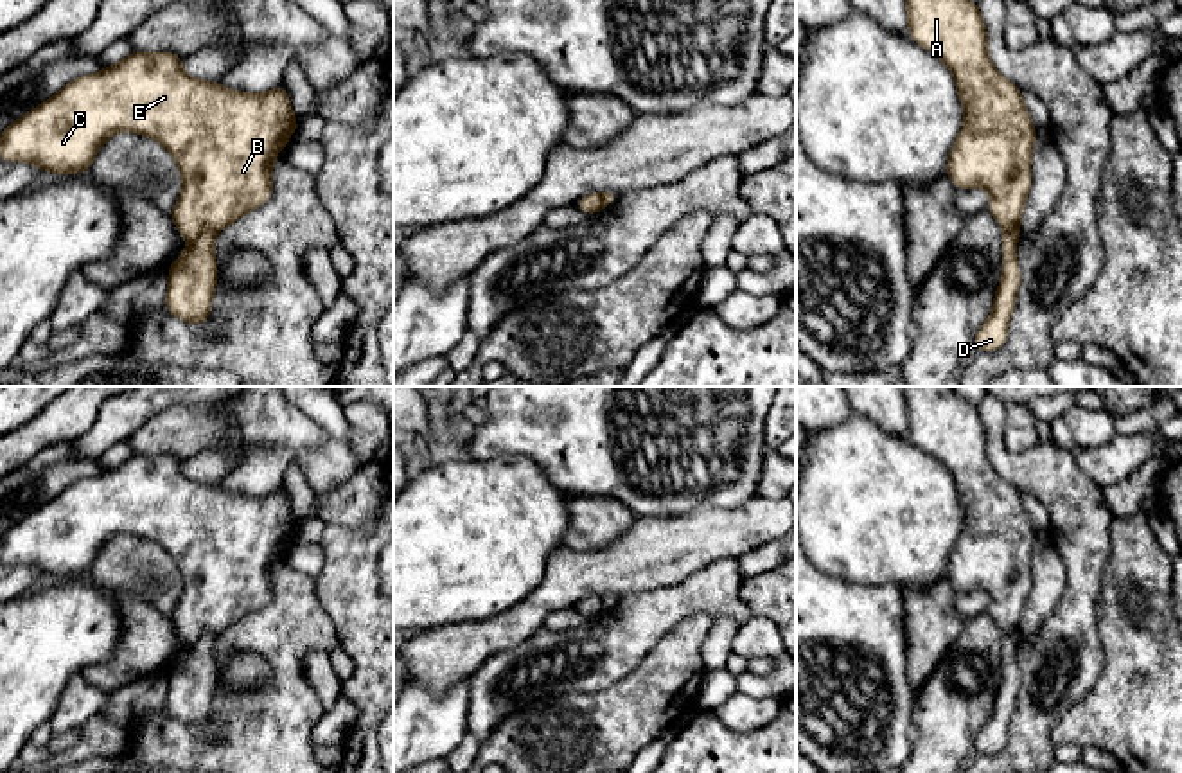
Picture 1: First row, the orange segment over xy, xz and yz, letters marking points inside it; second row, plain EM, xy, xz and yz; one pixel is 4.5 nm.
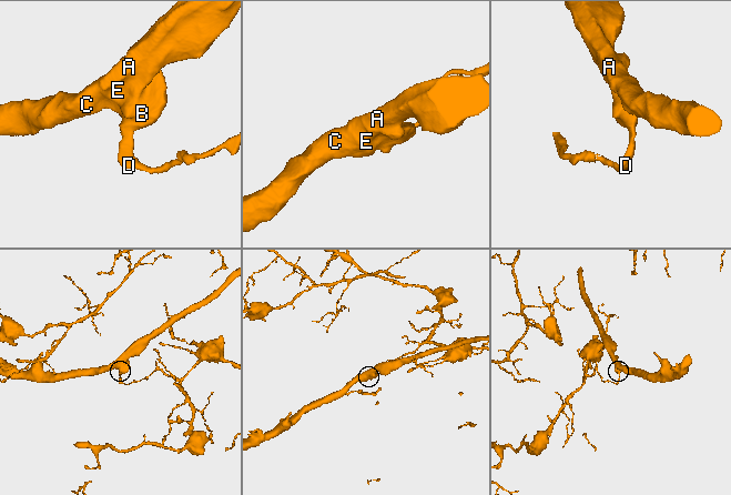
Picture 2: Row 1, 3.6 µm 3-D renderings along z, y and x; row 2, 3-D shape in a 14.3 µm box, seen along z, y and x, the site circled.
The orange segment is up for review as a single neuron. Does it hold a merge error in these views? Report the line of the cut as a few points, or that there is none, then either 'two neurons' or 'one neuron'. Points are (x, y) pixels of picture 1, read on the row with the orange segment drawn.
cut in xy along (214, 231), (205, 231), (191, 245); two neurons

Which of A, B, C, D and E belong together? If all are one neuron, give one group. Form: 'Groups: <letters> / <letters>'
Groups: A B C E / D

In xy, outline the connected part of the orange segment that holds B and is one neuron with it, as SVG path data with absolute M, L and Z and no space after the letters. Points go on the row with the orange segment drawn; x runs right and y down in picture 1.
M135 50L120 63L70 81L0 133L0 160L31 162L54 174L77 174L90 171L97 151L111 135L133 131L158 140L176 160L183 187L171 218L189 244L203 232L219 232L234 225L271 198L275 155L286 147L300 122L293 115L284 84L266 93L234 92L217 81L199 81L185 74L181 59L183 56L174 52Z

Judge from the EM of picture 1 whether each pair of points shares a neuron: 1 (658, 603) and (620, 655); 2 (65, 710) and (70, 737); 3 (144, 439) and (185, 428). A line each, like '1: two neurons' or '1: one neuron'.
1: one neuron
2: two neurons
3: one neuron

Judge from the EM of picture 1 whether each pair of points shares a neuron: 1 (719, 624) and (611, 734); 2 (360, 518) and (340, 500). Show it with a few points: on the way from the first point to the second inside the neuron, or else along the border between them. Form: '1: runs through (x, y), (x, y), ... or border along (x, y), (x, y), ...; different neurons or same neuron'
1: border along (712, 619), (712, 628), (701, 649), (705, 669); different neurons
2: runs through (354, 513), (345, 506); same neuron

